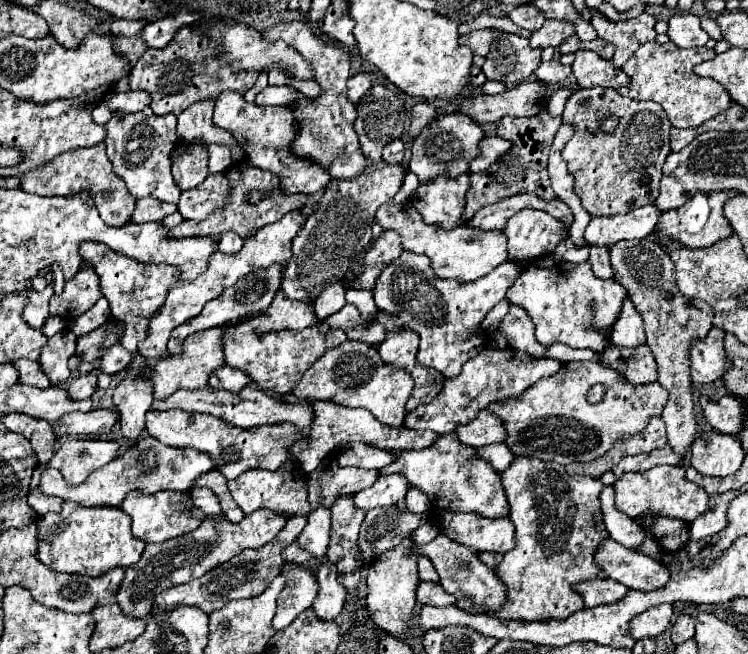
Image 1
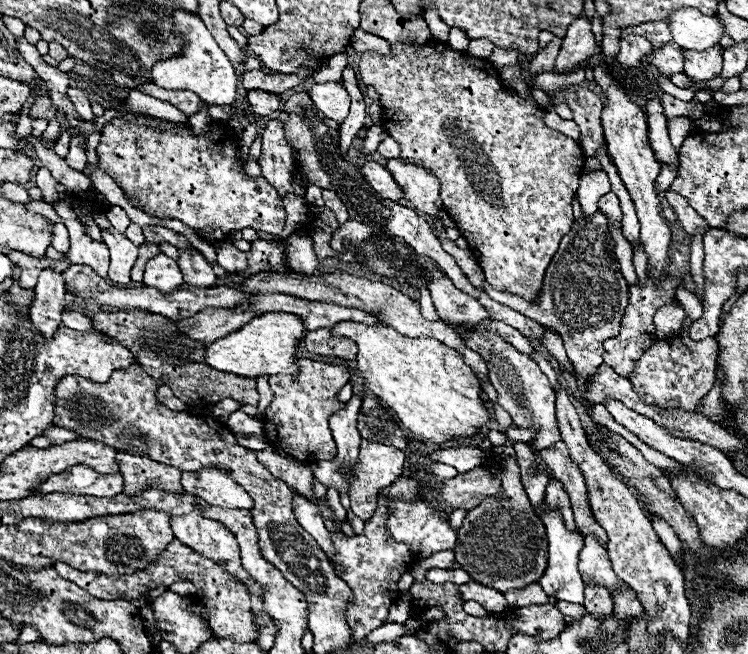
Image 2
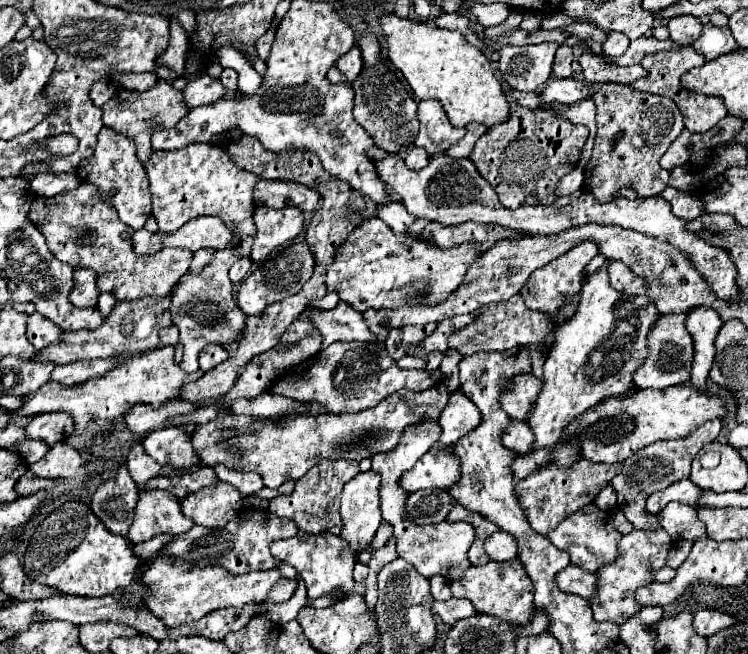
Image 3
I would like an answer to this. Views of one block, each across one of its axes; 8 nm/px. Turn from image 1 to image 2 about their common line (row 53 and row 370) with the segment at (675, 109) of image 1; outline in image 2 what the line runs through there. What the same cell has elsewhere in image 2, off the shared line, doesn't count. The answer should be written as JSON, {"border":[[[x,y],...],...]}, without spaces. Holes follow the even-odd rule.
{"border":[[[676,334],[672,338],[658,340],[656,344],[652,344],[652,348],[648,348],[642,354],[642,358],[636,364],[634,376],[630,376],[630,382],[634,384],[634,388],[638,388],[638,392],[642,392],[642,396],[646,396],[646,402],[650,404],[658,404],[662,408],[676,406],[696,412],[700,398],[704,398],[708,390],[714,386],[716,358],[718,358],[718,342],[714,338],[694,342],[686,336]]]}

